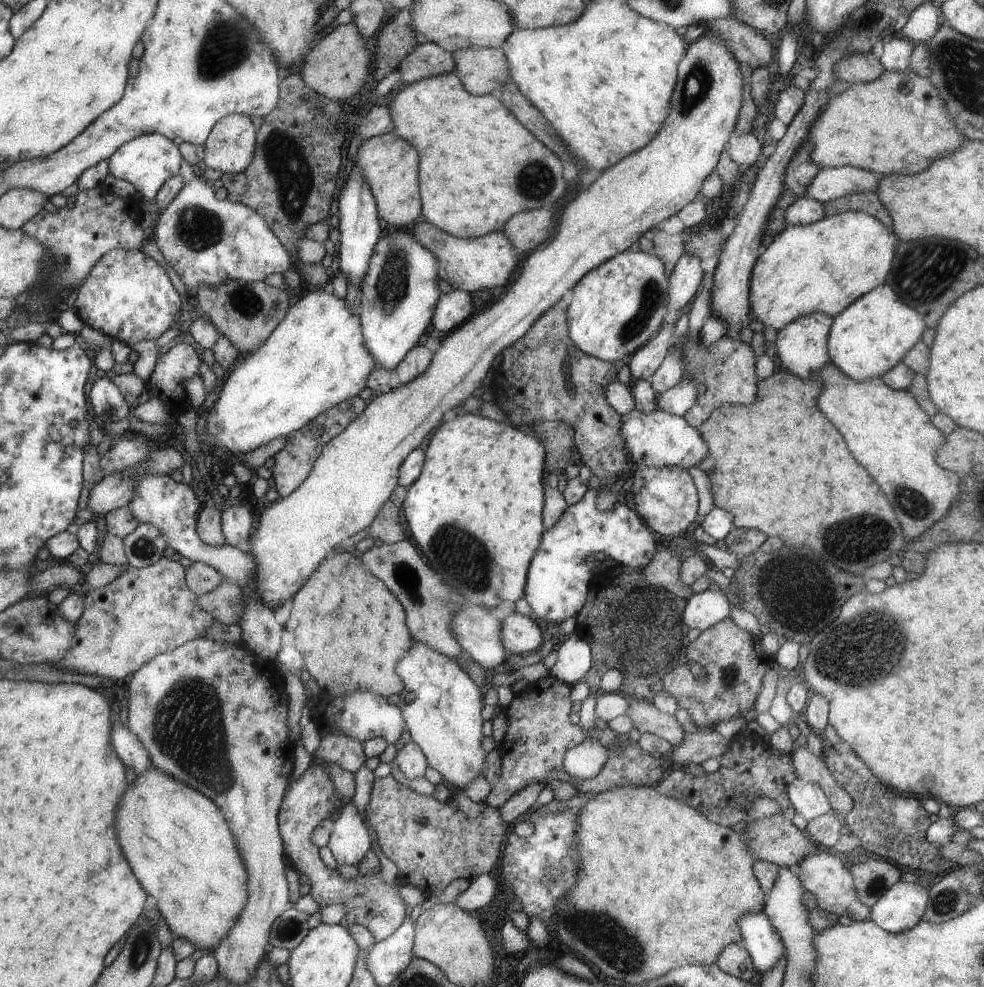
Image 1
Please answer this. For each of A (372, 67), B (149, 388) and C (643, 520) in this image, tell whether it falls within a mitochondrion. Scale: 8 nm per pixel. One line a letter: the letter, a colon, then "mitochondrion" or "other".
A: other
B: other
C: other

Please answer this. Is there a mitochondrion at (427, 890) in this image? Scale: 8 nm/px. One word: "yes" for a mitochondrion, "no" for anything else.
no

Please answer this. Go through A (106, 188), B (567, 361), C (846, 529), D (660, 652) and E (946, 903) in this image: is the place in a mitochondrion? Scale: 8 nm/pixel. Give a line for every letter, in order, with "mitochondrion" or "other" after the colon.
A: other
B: mitochondrion
C: mitochondrion
D: mitochondrion
E: mitochondrion

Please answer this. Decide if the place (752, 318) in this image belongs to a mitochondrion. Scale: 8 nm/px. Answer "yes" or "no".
no

